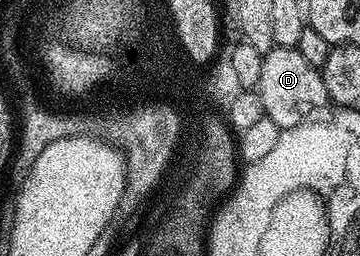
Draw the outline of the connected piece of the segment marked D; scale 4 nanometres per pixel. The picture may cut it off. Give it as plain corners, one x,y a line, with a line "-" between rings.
276,47
263,54
261,79
257,86
257,92
261,97
261,103
264,104
266,116
273,119
273,123
277,123
280,131
302,125
312,115
318,114
315,112
329,101
322,72
314,69
305,60
305,55
299,53
298,48
281,49

